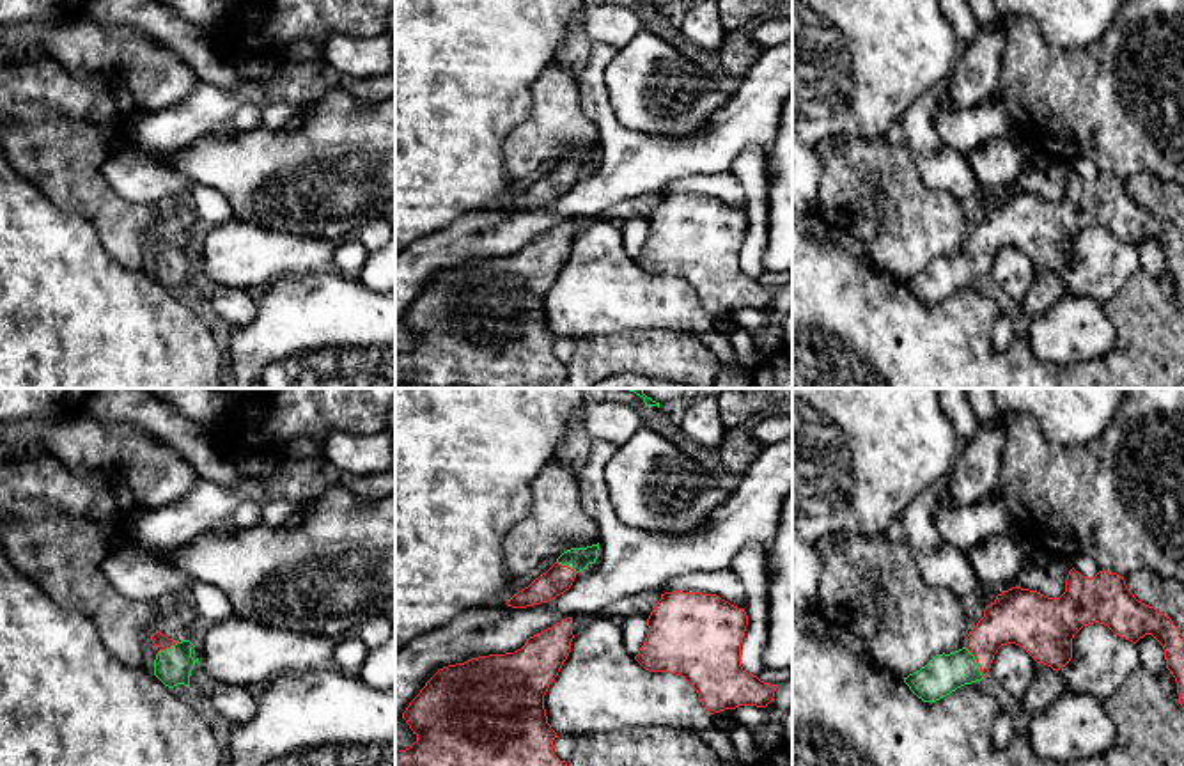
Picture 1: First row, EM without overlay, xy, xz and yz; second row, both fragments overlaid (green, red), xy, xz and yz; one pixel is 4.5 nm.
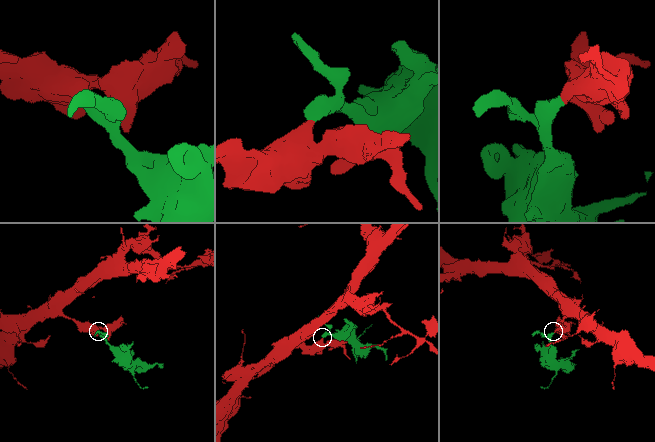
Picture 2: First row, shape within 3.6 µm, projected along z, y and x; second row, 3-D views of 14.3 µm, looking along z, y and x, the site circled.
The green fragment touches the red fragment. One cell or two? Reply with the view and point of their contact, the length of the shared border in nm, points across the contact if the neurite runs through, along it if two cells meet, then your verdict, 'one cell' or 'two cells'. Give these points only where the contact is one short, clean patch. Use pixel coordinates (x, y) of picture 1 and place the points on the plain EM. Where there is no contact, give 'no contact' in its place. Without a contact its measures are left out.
meets green in yz at (975, 265); contact 170 nm long; runs through yz (943, 277), (975, 265), (977, 256), (1011, 222); one cell

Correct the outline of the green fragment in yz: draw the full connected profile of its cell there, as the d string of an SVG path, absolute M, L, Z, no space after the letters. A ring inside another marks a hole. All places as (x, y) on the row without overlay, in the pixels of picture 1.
M1074 170L1065 183L1065 195L1060 200L1048 200L1037 193L1012 190L996 199L985 209L984 220L964 241L964 250L950 257L936 257L925 270L904 280L909 293L923 305L936 305L964 287L982 284L1001 248L1016 246L1037 266L1060 273L1072 261L1072 241L1088 227L1104 227L1115 238L1136 246L1145 238L1152 238L1165 252L1166 271L1177 285L1179 307L1184 310L1184 239L1170 220L1159 216L1134 200L1124 179L1099 174L1088 181Z

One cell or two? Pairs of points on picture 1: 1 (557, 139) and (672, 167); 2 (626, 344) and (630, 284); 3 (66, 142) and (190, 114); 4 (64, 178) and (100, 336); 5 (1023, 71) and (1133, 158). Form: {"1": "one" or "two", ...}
{"1": "two", "2": "two", "3": "two", "4": "two", "5": "one"}

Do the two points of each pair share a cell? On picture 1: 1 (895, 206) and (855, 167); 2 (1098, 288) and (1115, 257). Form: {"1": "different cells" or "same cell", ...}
{"1": "same cell", "2": "same cell"}

